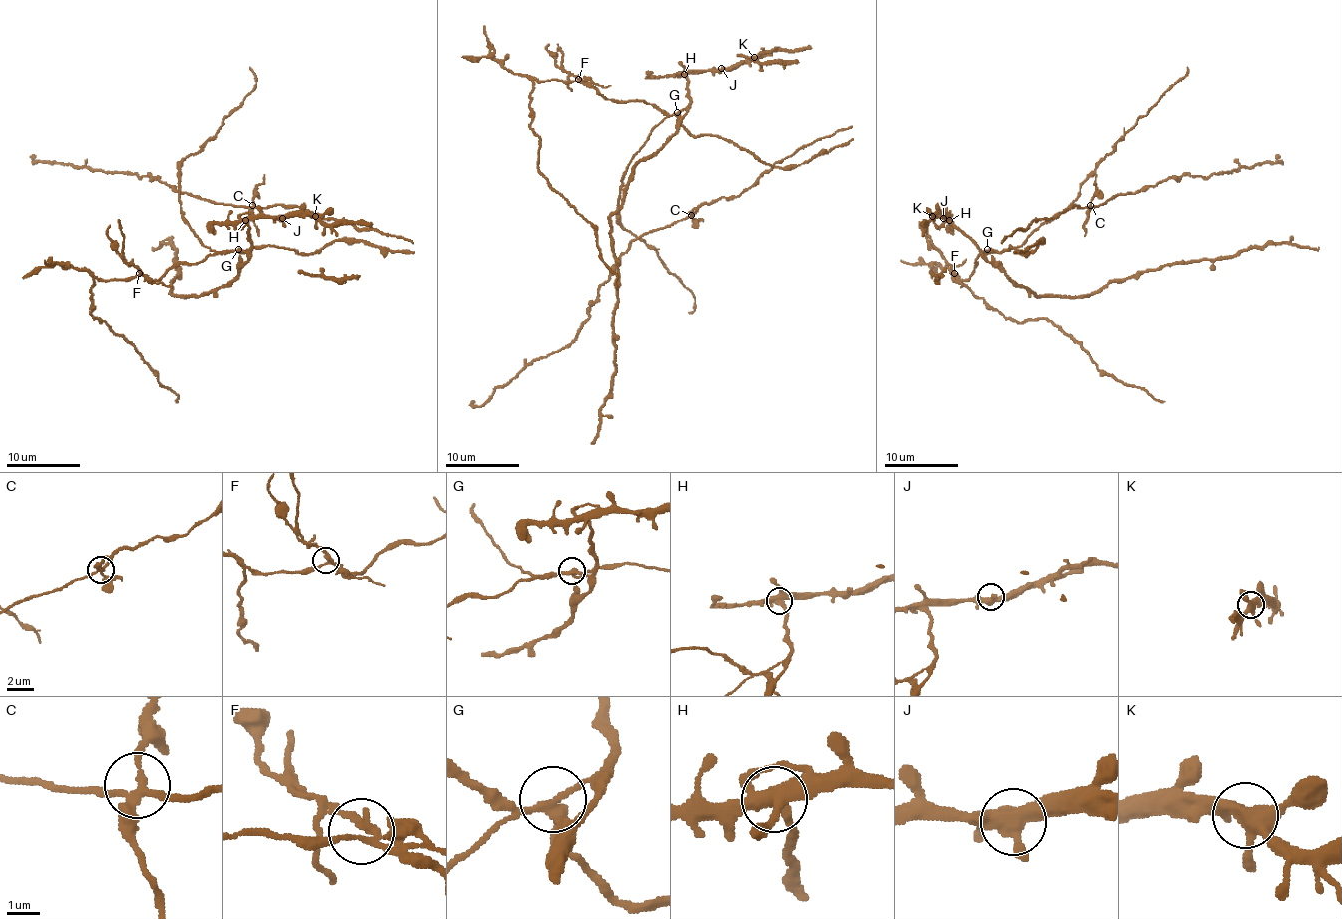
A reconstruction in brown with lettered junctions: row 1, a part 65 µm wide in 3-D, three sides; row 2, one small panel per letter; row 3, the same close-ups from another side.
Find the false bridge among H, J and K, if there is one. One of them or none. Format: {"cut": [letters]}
{"cut": ["H"]}

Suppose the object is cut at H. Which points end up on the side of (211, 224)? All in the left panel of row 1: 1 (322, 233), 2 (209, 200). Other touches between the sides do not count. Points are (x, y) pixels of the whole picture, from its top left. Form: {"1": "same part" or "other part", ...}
{"1": "same part", "2": "other part"}

